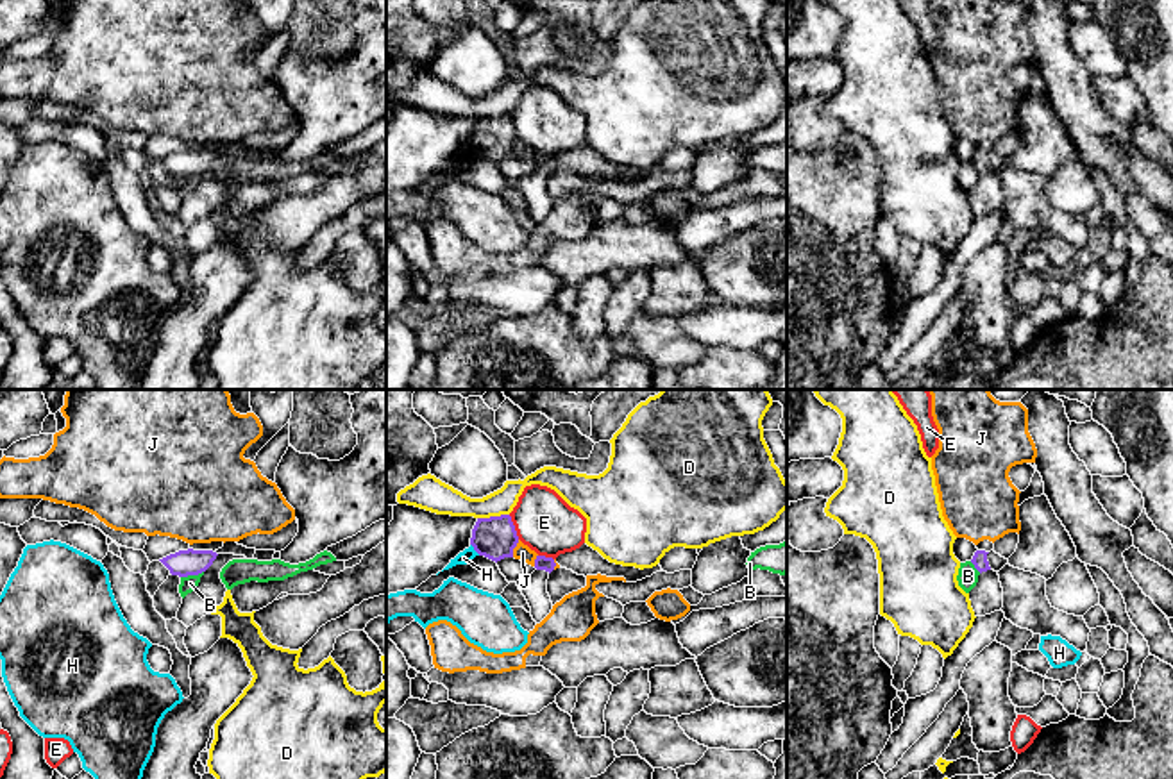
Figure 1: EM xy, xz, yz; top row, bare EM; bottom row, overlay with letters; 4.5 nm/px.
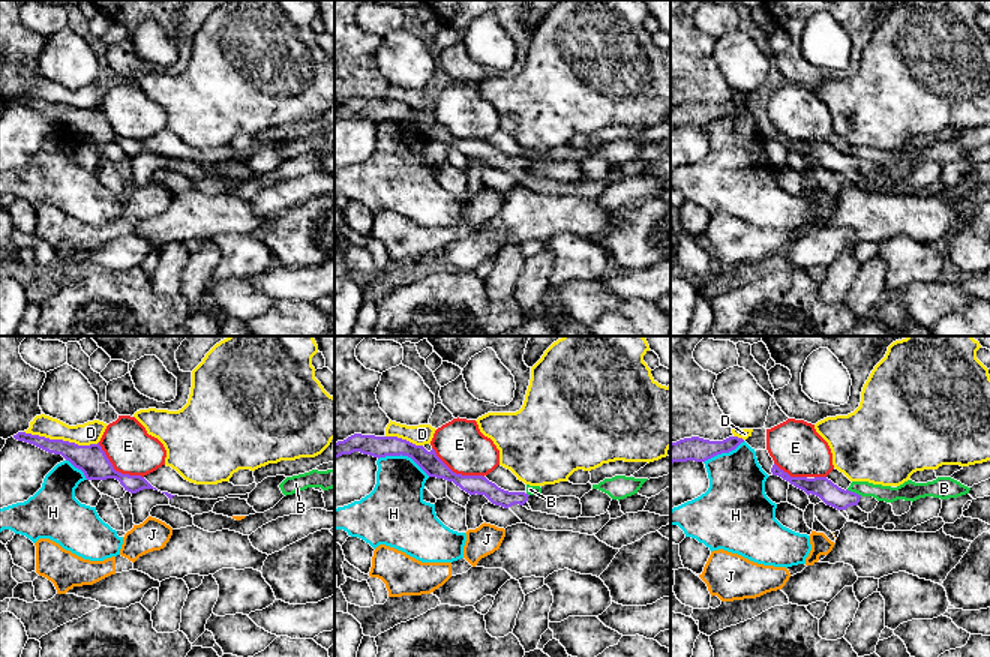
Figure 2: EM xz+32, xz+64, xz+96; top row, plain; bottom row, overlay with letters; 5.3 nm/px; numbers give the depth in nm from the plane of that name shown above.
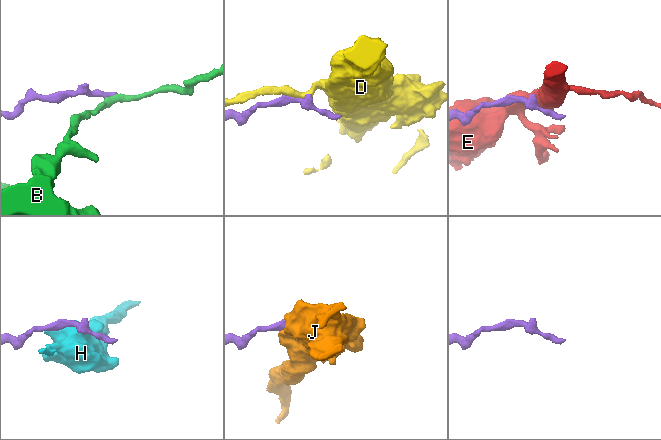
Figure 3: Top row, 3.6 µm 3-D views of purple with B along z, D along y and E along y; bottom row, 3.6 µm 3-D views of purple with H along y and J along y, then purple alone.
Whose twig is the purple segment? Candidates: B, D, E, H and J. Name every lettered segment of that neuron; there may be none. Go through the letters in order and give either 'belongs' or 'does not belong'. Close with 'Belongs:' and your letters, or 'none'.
B: does not belong
D: does not belong
E: does not belong
H: does not belong
J: does not belong
Belongs: none

